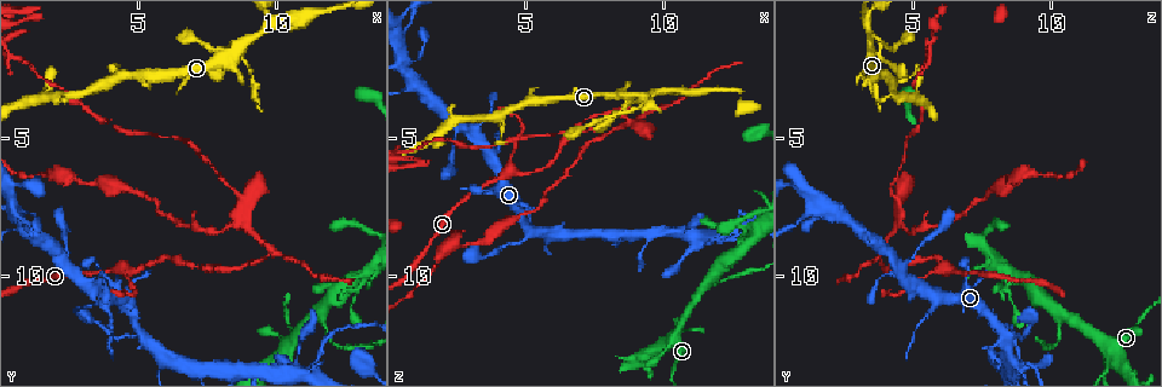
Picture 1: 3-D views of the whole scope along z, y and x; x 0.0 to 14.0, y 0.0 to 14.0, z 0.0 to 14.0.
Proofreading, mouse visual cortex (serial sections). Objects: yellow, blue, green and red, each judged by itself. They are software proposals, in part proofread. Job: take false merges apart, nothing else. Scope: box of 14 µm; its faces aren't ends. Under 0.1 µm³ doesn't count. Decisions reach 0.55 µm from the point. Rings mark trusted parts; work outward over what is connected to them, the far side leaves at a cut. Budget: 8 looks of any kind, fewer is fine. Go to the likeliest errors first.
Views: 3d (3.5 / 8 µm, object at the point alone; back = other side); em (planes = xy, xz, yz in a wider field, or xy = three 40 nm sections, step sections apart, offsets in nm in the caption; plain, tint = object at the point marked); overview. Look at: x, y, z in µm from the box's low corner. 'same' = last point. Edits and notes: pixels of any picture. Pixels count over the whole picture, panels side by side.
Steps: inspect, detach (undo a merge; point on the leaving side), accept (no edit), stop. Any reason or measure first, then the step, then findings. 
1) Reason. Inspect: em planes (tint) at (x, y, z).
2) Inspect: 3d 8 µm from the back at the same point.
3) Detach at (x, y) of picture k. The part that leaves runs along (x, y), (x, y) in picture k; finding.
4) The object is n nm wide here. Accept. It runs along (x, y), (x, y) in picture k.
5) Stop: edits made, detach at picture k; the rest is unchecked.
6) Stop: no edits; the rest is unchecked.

Three arms meet. Inspect: 3d 3.5 µm at (9.2, 1.3, 3.5).

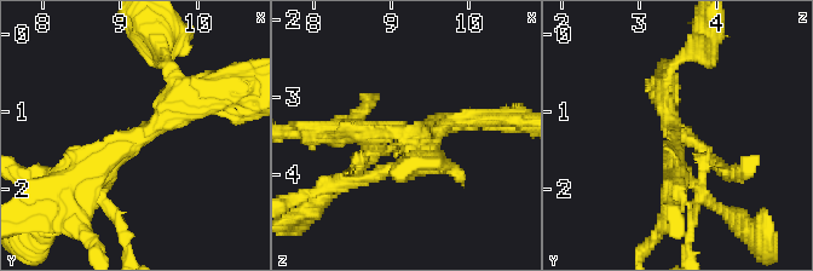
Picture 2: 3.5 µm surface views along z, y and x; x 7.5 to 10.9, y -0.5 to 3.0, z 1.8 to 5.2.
3 arms meet here; the arms are 200, 250, 300 nm wide. Inspect: em xy step 1 (tint) at (9.25, 1.35, 3.55).

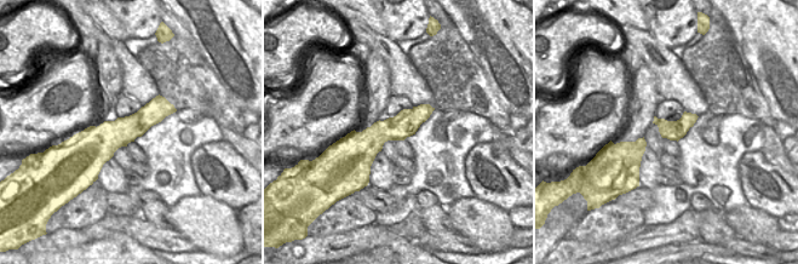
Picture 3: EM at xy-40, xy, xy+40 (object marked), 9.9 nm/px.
Accept. It runs along (68, 178), (179, 107), (205, 103) in picture 2; one cell here.

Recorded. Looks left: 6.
Thin neck. Inspect: 3d 3.5 µm at (5.4, 9.6, 6.2).

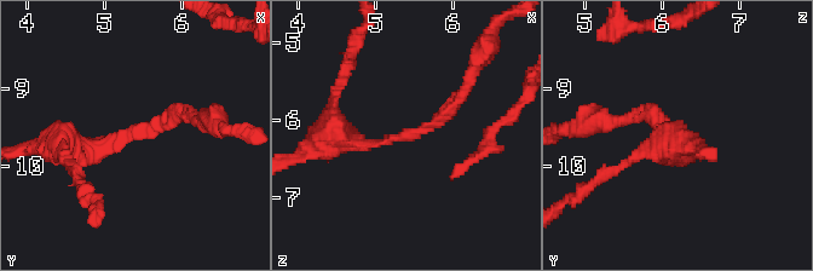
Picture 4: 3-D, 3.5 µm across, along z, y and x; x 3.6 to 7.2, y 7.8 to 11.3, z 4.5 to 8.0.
The arms are 200, 400 nm wide. Inspect: em xy step 2 (tint) at (5.35, 9.65, 6.25).

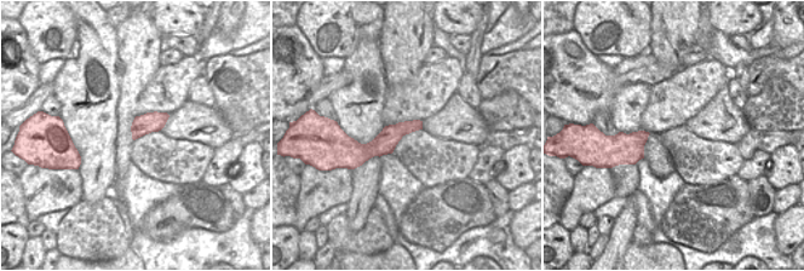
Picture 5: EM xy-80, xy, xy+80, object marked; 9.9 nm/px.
Accept. It runs along (419, 124), (395, 132), (361, 160) in picture 5; continuous, no second cell.

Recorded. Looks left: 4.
Sharp bend. Inspect: 3d 3.5 µm from the back at (9.7, 9.2, 4.0).

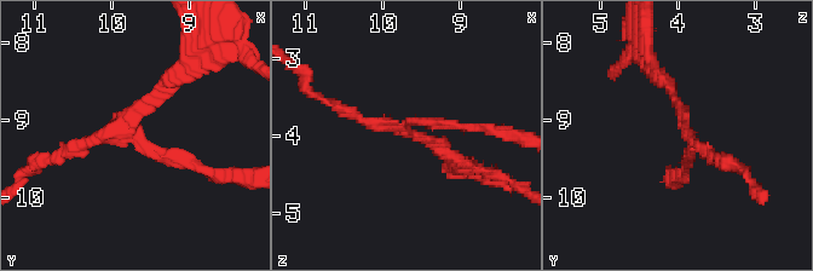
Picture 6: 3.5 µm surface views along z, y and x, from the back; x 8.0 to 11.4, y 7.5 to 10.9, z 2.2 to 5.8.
Need the tissue. Inspect: em xy step 3 (plain) at (9.75, 9.15, 3.90).

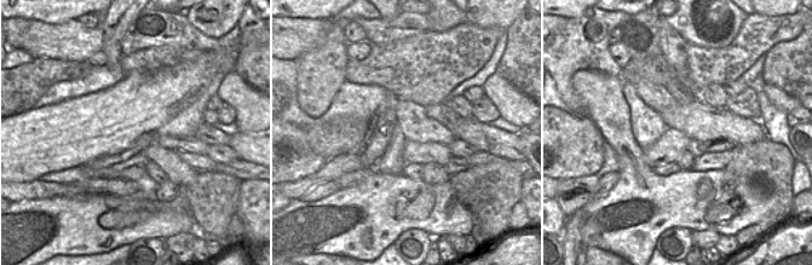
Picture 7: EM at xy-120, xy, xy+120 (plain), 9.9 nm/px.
Where the object lies. Inspect: em xy step 3 (tint) at the same point.

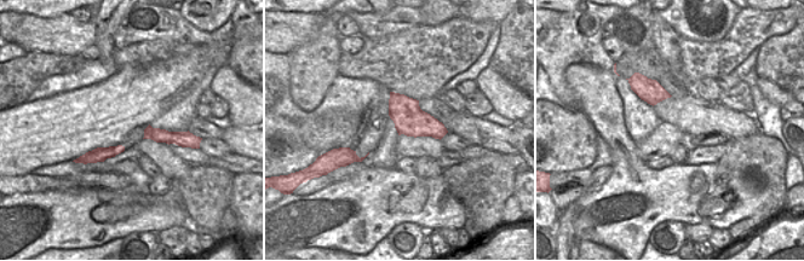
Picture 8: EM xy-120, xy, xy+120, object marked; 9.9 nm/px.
The object is 320 nm wide here. Detach at (87, 142) of picture 6. The part that leaves runs along (133, 138), (137, 113), (196, 48) in picture 6; a second cell is stuck on.

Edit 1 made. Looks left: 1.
Stop: edits made, detach at picture 6; the rest is unchecked.

